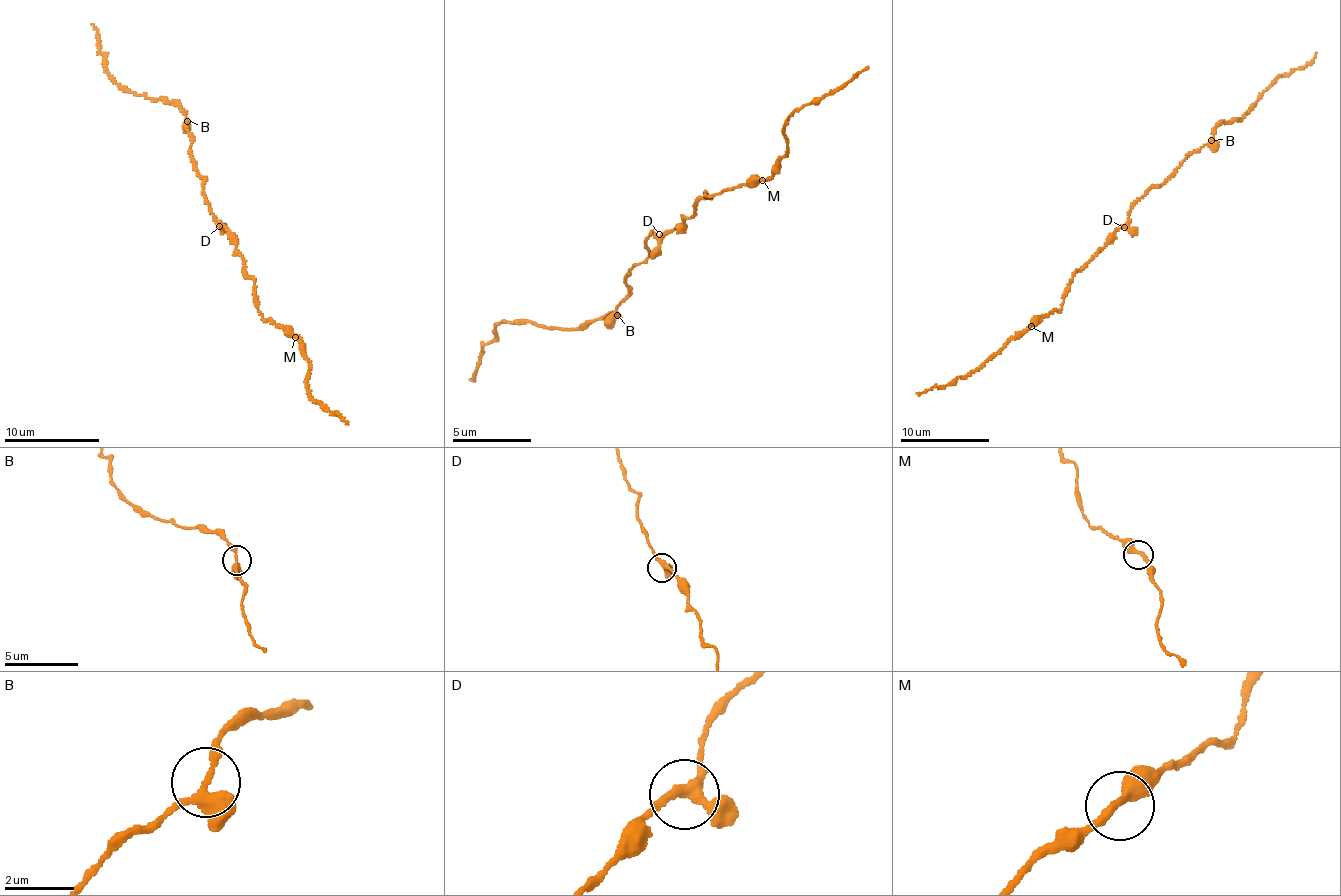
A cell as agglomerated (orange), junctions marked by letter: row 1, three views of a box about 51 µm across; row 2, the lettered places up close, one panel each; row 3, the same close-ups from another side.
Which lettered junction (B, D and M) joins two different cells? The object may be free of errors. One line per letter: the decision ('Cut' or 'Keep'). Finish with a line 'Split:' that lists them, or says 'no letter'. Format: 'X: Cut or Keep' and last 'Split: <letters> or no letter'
B: Keep
D: Keep
M: Keep
Split: no letter

